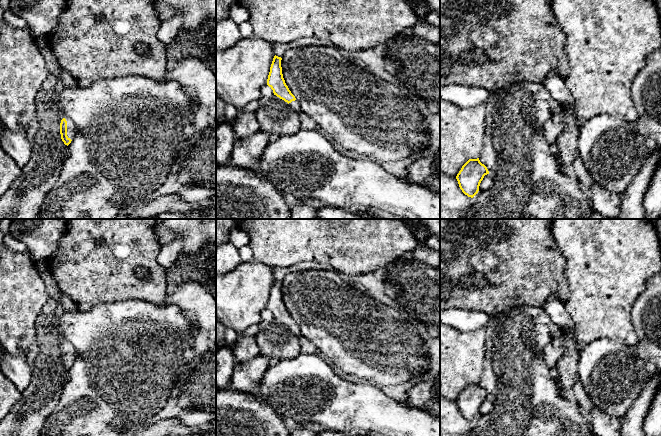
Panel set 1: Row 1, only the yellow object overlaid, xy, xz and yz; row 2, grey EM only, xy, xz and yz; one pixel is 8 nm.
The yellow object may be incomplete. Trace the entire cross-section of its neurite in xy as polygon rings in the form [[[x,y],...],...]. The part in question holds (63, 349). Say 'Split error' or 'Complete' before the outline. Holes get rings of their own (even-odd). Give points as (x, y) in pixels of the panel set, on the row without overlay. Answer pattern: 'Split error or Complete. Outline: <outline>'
Split error. Outline: [[[64,341],[60,347],[60,358],[64,368],[68,370],[75,360],[75,348]]]

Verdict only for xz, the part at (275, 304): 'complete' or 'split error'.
split error

